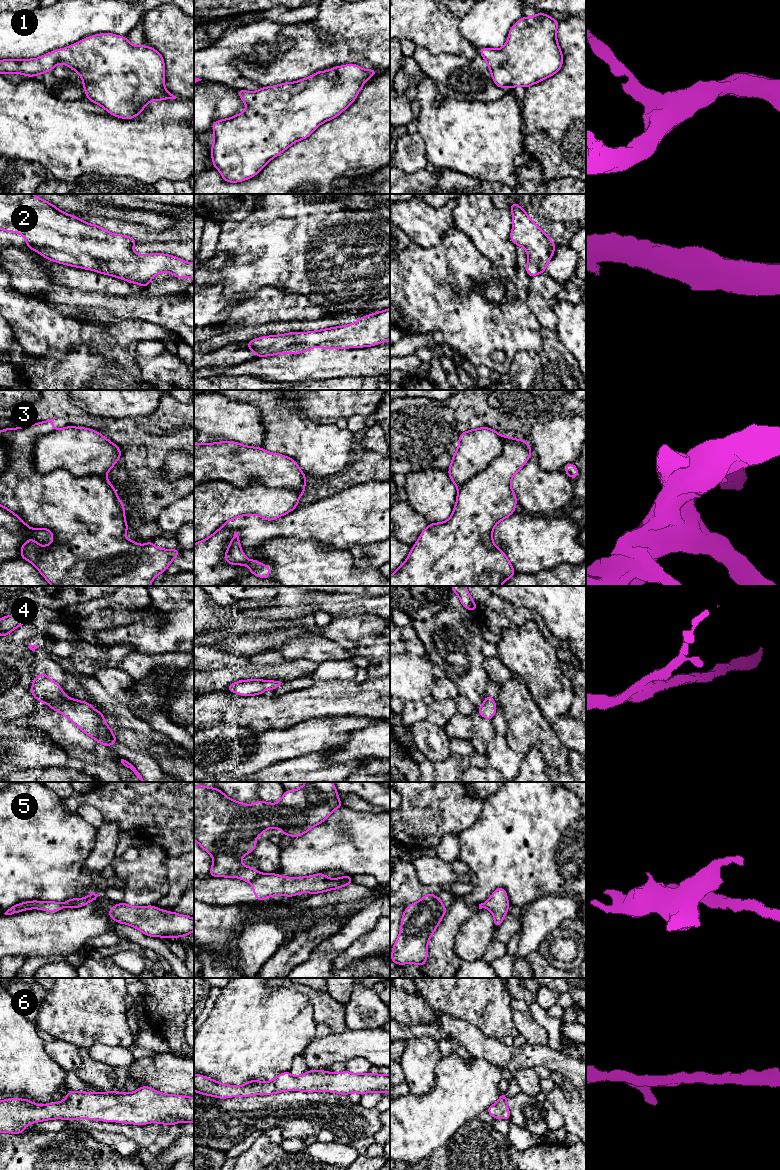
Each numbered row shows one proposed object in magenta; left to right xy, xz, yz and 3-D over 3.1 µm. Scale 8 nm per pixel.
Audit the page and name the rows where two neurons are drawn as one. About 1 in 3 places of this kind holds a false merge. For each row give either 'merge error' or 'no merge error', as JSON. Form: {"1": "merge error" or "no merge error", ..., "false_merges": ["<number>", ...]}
{"1": "no merge error", "2": "no merge error", "3": "merge error", "4": "no merge error", "5": "merge error", "6": "no merge error", "false_merges": ["3", "5"]}

